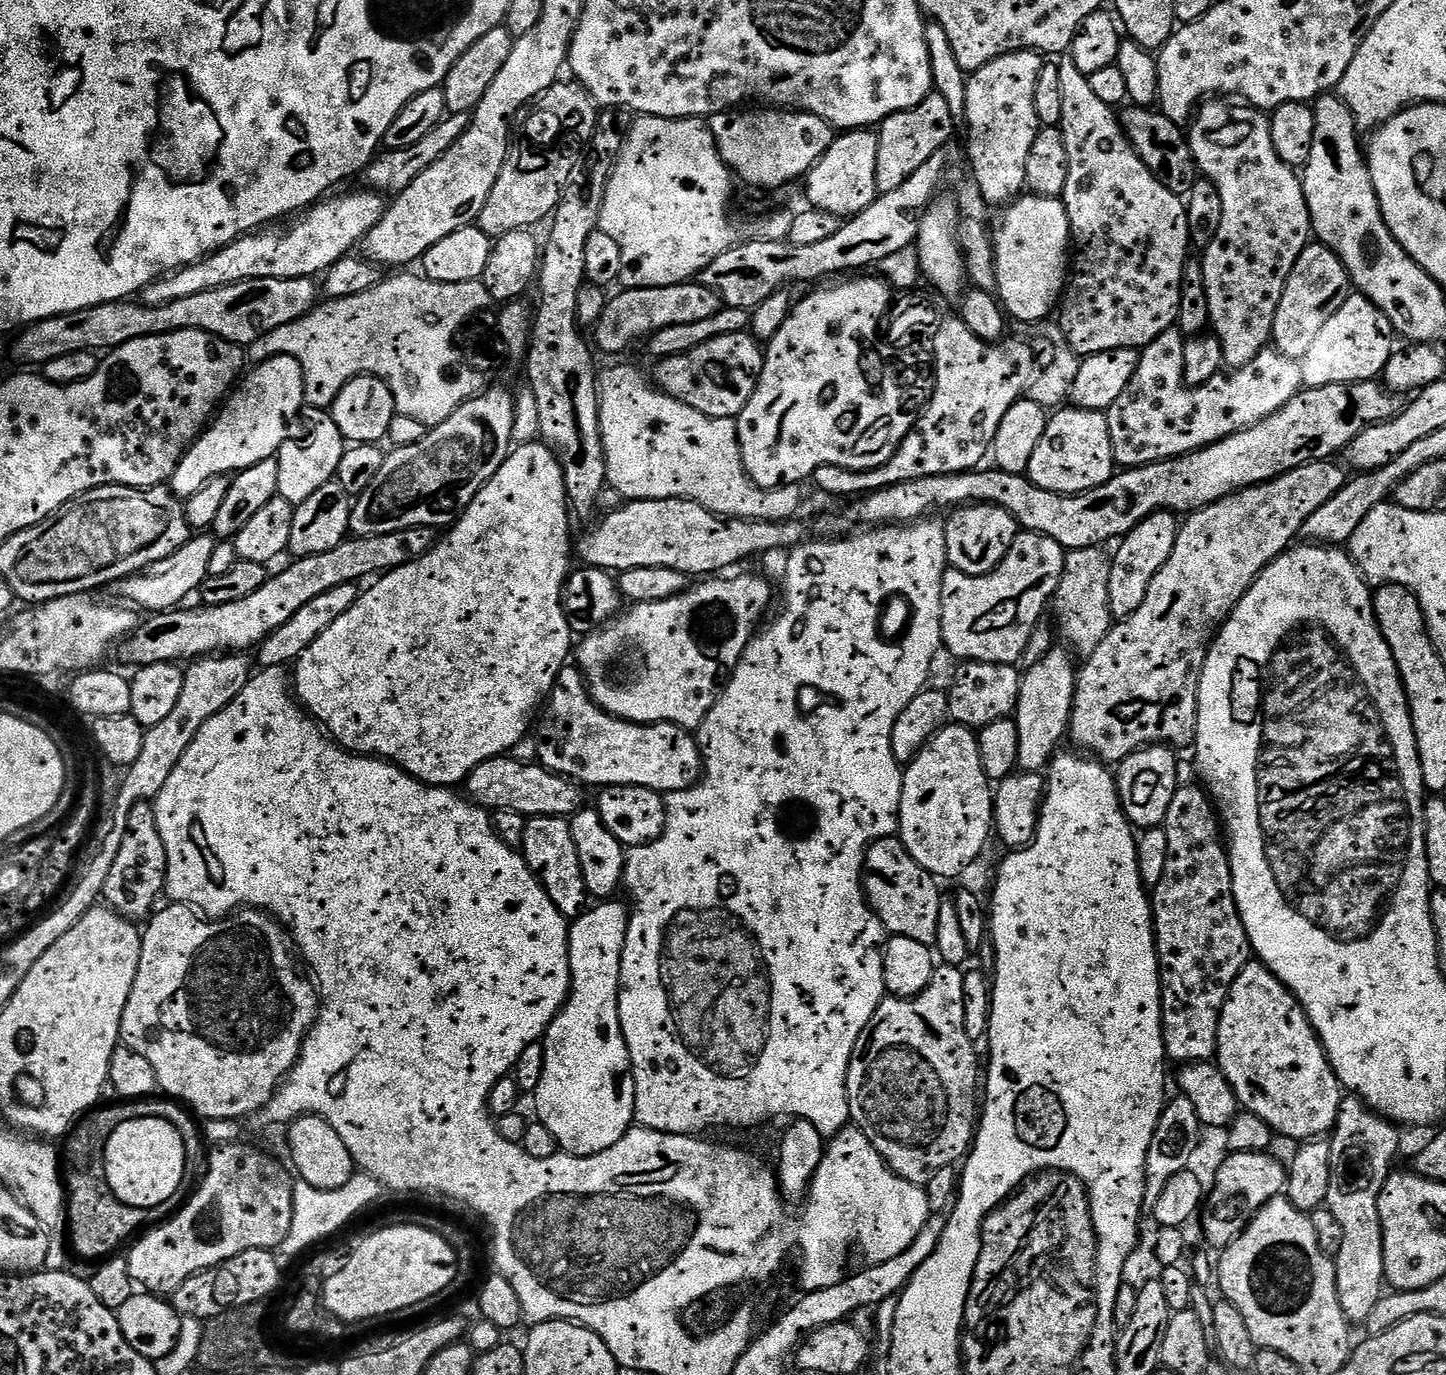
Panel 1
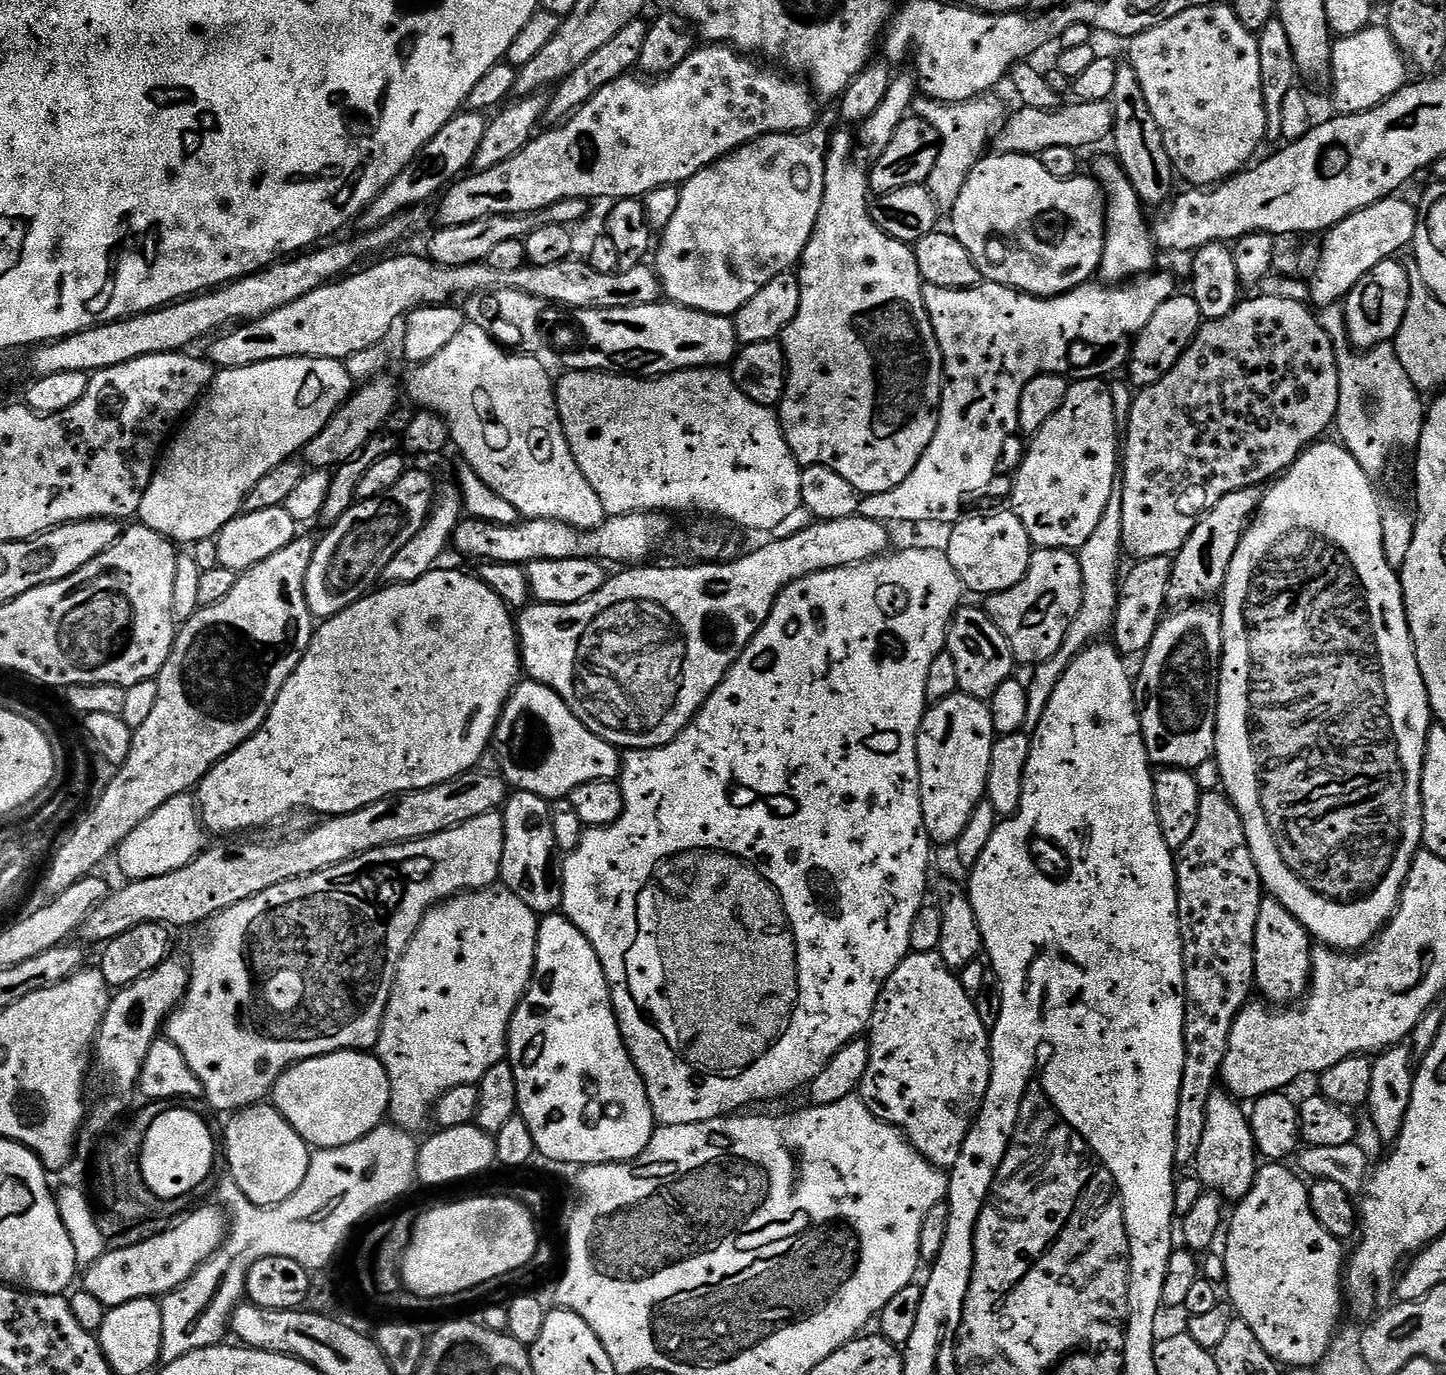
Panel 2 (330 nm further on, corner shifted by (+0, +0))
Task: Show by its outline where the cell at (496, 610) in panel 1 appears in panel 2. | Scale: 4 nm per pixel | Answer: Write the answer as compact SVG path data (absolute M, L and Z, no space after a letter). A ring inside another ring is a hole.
M433 570L428 572L422 578L415 580L413 584L394 584L381 587L379 590L373 590L369 592L367 596L363 596L358 602L351 604L346 610L339 612L337 616L332 616L328 620L323 621L323 623L313 631L310 646L306 650L306 654L302 654L302 662L298 662L298 666L292 671L290 678L286 678L282 690L278 690L278 698L274 698L274 706L270 706L270 714L264 719L260 729L258 729L249 740L242 742L242 746L238 746L234 749L229 756L223 756L223 758L200 779L198 785L198 793L200 792L200 796L198 795L198 811L201 821L209 833L244 832L247 828L264 828L267 824L272 824L275 820L280 820L283 816L288 816L291 812L298 811L299 808L305 808L308 812L317 812L317 817L320 818L350 814L354 810L362 810L374 802L384 800L387 796L399 796L406 792L417 792L423 788L433 788L442 782L453 780L455 776L460 776L464 772L471 772L479 765L476 763L483 758L484 751L489 751L492 737L495 736L496 727L500 721L500 715L506 706L506 702L510 698L510 694L522 680L522 653L520 650L518 624L514 619L513 609L509 608L502 598L498 598L498 594L494 594L494 590L490 590L490 586L483 584L480 581L479 575L472 574L472 576L463 576L460 572L440 571L441 570Z

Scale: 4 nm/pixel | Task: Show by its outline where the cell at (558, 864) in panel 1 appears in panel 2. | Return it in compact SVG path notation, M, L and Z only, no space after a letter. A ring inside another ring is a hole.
M516 790L509 795L502 815L504 845L499 883L518 898L522 898L522 902L526 902L526 906L530 906L530 910L541 917L559 913L564 895L562 872L558 867L558 853L554 842L551 803L543 800L538 794Z

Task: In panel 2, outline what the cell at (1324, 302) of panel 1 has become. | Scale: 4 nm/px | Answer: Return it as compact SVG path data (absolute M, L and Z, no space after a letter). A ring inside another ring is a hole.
M1399 195L1388 196L1385 200L1374 202L1323 233L1324 245L1319 245L1318 259L1310 279L1310 296L1319 302L1340 302L1347 298L1358 286L1358 282L1378 262L1393 259L1403 248L1411 245L1416 233L1418 208L1415 203L1400 200Z

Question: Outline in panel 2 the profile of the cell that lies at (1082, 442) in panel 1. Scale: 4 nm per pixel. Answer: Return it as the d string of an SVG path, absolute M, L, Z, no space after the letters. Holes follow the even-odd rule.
M1103 379L1098 380L1077 380L1069 383L1068 393L1066 394L1066 402L1062 402L1062 406L1058 406L1058 414L1054 414L1054 418L1050 418L1050 422L1046 422L1046 426L1042 426L1042 430L1038 430L1036 435L1031 437L1028 453L1024 456L1024 461L1020 464L1020 469L1016 472L1016 481L1012 484L1012 504L1011 511L1022 522L1022 526L1026 526L1026 534L1032 539L1036 548L1067 548L1069 550L1079 550L1079 548L1090 538L1090 534L1098 527L1098 522L1102 519L1103 510L1110 500L1111 486L1118 481L1118 432L1116 436L1116 413L1118 407L1113 403L1111 398L1111 390L1109 385Z

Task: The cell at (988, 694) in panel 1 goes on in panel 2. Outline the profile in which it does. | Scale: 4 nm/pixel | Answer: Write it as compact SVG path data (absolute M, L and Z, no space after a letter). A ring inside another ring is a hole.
M961 606L956 609L952 625L948 627L946 651L954 658L954 667L958 669L958 686L963 695L987 702L992 699L994 690L1002 686L1002 682L1013 679L1014 661L1010 642L1006 642L1002 630L994 626L983 607Z

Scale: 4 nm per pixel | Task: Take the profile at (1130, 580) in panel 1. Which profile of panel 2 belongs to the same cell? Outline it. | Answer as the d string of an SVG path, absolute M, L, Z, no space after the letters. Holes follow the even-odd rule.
M1259 294L1253 296L1253 300L1241 299L1235 310L1226 314L1226 318L1201 323L1194 342L1190 342L1190 346L1182 354L1182 358L1178 358L1178 362L1170 370L1170 374L1158 378L1158 382L1154 382L1154 386L1139 389L1135 393L1136 397L1132 400L1132 409L1128 412L1128 433L1125 436L1123 433L1122 436L1122 471L1118 476L1120 501L1122 502L1122 538L1120 543L1127 555L1129 552L1134 559L1140 561L1128 573L1125 571L1119 581L1116 617L1110 632L1116 648L1125 657L1131 658L1131 656L1136 655L1136 657L1139 657L1147 652L1166 612L1173 557L1184 545L1186 538L1190 538L1190 534L1201 516L1216 505L1218 498L1226 498L1226 494L1234 494L1234 490L1267 485L1273 478L1287 472L1291 464L1302 453L1307 452L1313 444L1323 437L1320 435L1327 428L1329 431L1333 427L1336 411L1338 410L1336 351L1330 342L1330 338L1322 330L1317 313L1315 311L1311 312L1307 303L1294 302L1290 298L1282 298L1281 296L1270 298Z

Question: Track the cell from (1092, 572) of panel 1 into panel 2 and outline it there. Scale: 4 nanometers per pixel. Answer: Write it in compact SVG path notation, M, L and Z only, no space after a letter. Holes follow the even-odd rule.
M1119 481L1111 486L1110 500L1103 510L1102 519L1098 522L1098 527L1090 538L1079 548L1077 556L1079 566L1082 569L1083 578L1083 596L1082 606L1079 607L1078 614L1074 622L1070 624L1067 630L1066 638L1063 639L1062 646L1058 654L1048 659L1046 662L1037 665L1032 685L1027 690L1027 710L1024 731L1031 734L1036 731L1038 722L1041 721L1042 712L1045 709L1046 702L1049 701L1053 688L1061 680L1062 674L1076 659L1078 653L1087 648L1098 639L1101 639L1111 629L1112 623L1116 617L1117 598L1119 596L1119 583L1117 578L1120 574L1118 562L1122 557L1122 502L1120 501Z

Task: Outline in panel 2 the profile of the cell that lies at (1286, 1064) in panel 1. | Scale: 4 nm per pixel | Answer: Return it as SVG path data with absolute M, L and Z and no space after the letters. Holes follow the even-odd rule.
M1265 898L1260 902L1258 910L1258 926L1254 934L1254 970L1256 971L1256 983L1254 985L1257 993L1261 992L1263 999L1272 1006L1288 1006L1299 1001L1307 993L1312 979L1312 950L1314 941L1308 935L1308 931L1282 906L1282 902Z

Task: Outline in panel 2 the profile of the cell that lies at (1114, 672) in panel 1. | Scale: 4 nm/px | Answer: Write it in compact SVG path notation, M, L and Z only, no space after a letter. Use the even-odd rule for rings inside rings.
M1259 487L1234 490L1218 502L1209 512L1201 516L1190 538L1180 547L1172 561L1172 577L1168 587L1168 604L1188 606L1193 602L1204 602L1221 591L1224 579L1230 570L1230 562L1240 545L1240 539L1248 531L1250 521L1257 515L1262 499Z

